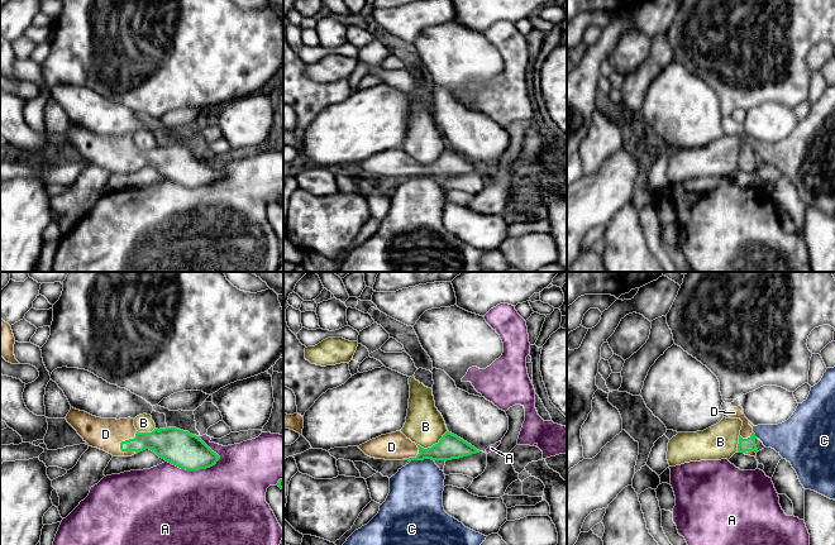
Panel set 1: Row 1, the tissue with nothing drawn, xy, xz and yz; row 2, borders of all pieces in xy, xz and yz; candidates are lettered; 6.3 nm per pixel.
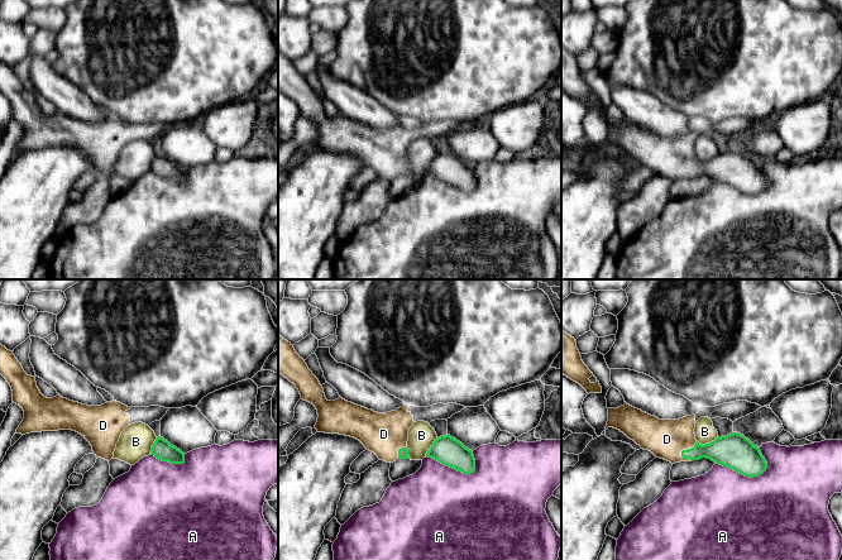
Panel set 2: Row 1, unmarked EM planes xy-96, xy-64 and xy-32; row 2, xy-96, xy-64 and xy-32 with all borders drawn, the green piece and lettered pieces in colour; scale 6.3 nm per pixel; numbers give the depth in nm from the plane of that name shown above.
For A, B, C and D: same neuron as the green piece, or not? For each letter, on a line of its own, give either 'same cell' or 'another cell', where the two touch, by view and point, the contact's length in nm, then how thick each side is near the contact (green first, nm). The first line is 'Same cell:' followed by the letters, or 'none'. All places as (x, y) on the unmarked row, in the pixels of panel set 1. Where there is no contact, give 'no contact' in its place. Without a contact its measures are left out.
Same cell: D
A: another cell; contact xy (194, 186); length 360 nm; calibres 220 and 500 nm
B: another cell; contact xz (433, 162); length 220 nm; calibres 160 and 240 nm
C: another cell; contact xz (421, 176); length 150 nm; calibres 160 and 340 nm
D: same cell; contact xy (125, 157); length 170 nm; calibres 180 and 200 nm

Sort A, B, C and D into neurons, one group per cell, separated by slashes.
A / B C / D

